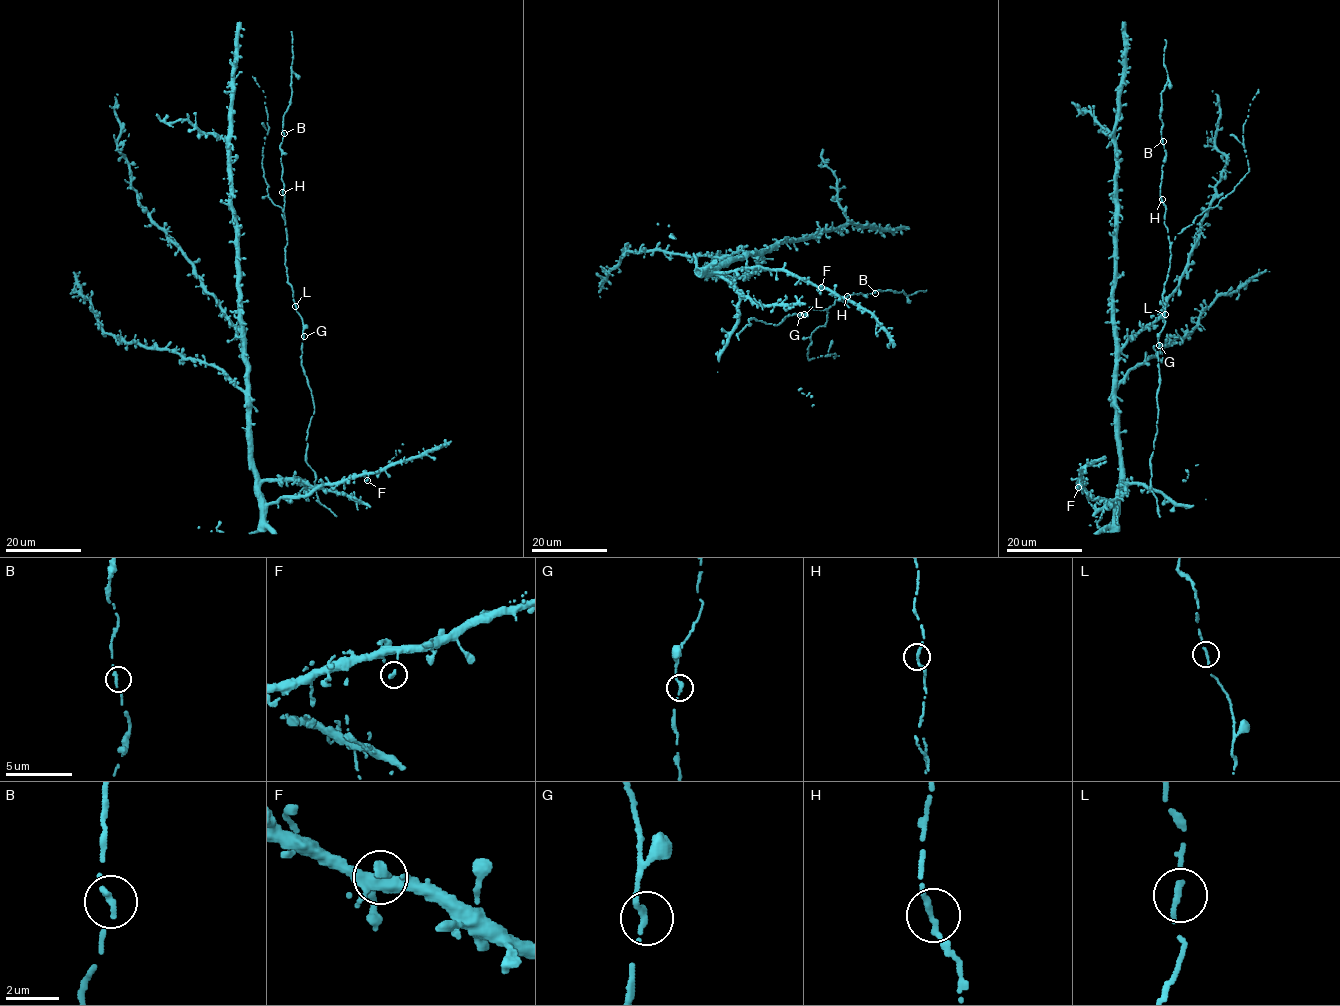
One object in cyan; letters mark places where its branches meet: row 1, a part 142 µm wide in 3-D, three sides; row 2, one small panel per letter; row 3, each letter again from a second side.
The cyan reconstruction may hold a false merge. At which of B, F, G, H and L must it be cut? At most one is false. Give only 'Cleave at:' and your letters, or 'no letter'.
Cleave at: no letter

